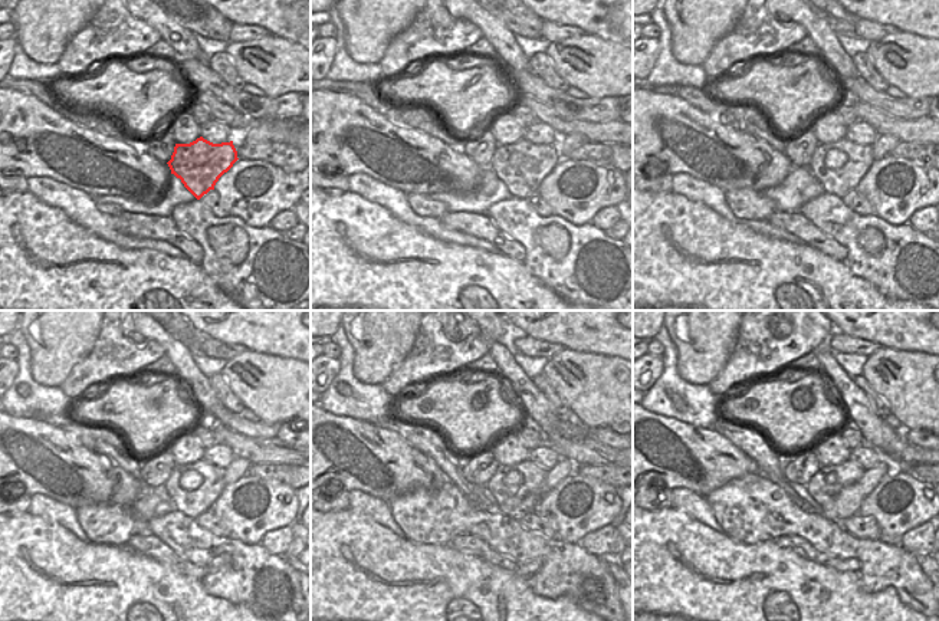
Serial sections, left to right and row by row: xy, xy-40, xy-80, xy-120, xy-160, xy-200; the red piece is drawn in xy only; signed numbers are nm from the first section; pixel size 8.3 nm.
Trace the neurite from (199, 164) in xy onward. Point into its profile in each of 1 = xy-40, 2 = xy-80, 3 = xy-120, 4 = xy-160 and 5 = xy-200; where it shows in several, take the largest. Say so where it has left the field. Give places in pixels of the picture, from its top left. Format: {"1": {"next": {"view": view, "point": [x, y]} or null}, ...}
{"1": {"next": {"view": "xy-40", "point": [522, 166]}}, "2": {"next": {"view": "xy-80", "point": [837, 181]}}, "3": {"next": {"view": "xy-120", "point": [193, 503]}}, "4": {"next": {"view": "xy-160", "point": [508, 499]}}, "5": {"next": {"view": "xy-200", "point": [849, 472]}}}

